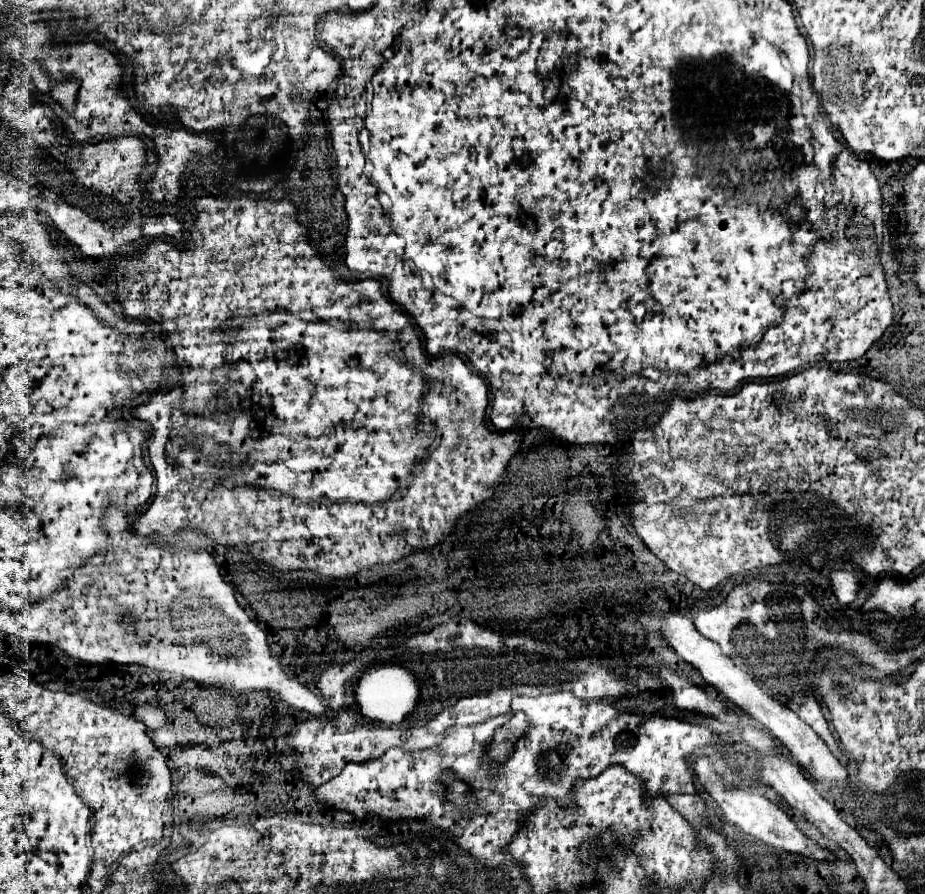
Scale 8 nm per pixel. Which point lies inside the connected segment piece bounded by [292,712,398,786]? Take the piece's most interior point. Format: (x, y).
(326, 746)

